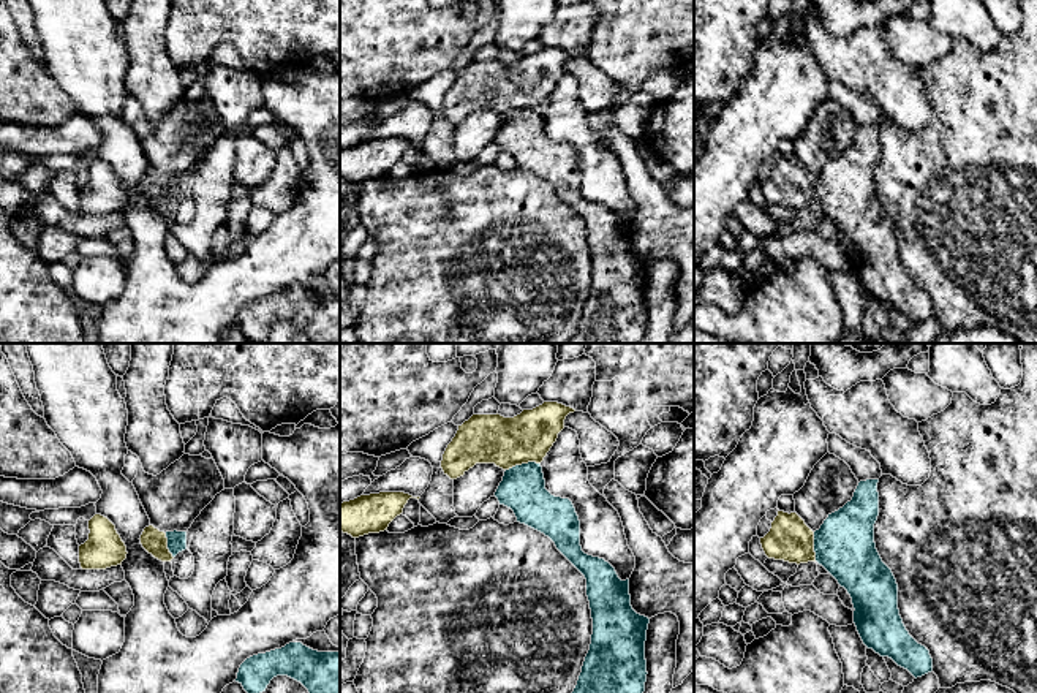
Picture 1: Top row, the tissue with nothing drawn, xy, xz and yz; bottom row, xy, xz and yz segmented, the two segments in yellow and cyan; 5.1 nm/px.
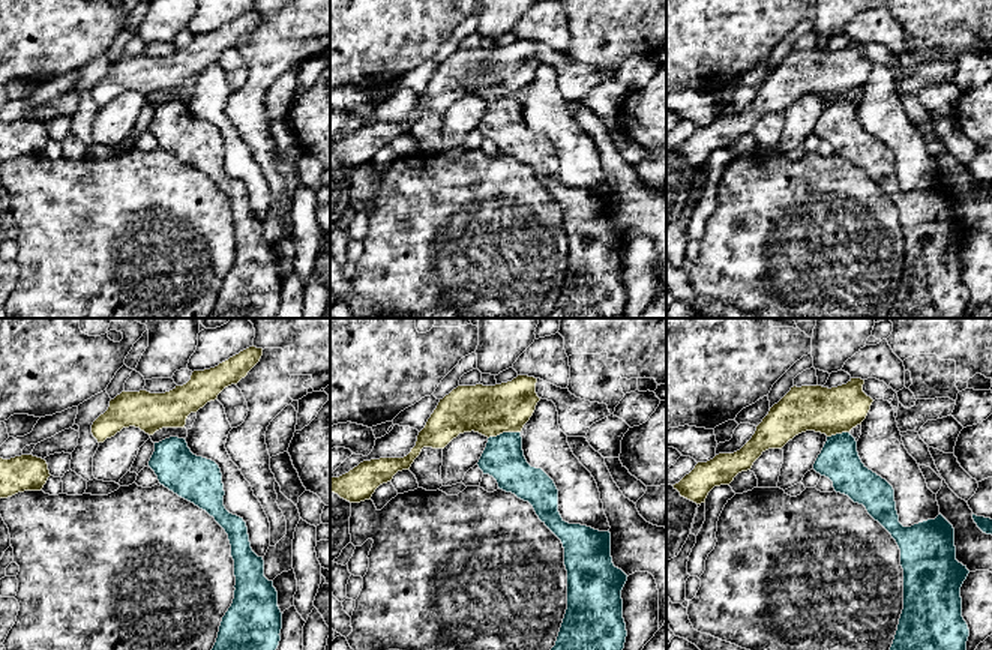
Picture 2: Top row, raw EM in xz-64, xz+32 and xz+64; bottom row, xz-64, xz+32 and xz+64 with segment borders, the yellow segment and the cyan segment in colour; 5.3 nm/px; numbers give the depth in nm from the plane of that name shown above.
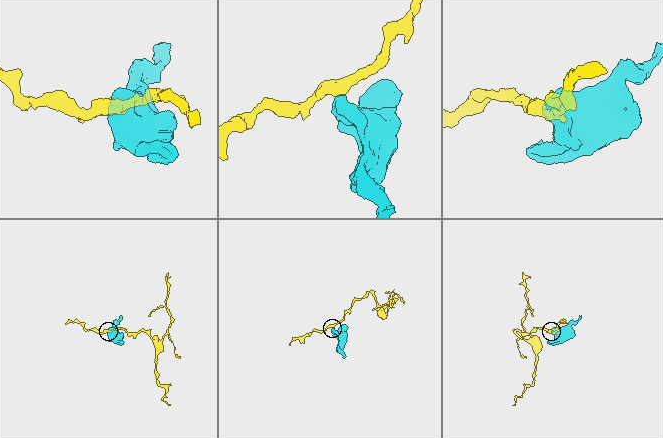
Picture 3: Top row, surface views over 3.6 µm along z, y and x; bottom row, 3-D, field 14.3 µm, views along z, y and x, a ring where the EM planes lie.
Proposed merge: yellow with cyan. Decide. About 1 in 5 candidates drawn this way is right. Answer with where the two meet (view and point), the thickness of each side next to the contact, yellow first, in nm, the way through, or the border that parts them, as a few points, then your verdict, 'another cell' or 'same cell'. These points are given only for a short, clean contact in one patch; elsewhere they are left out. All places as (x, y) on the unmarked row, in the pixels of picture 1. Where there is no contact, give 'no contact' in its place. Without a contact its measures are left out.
xz (522, 108) | 260/220 nm | along xz (539, 108), (522, 108), (506, 116) | another cell

